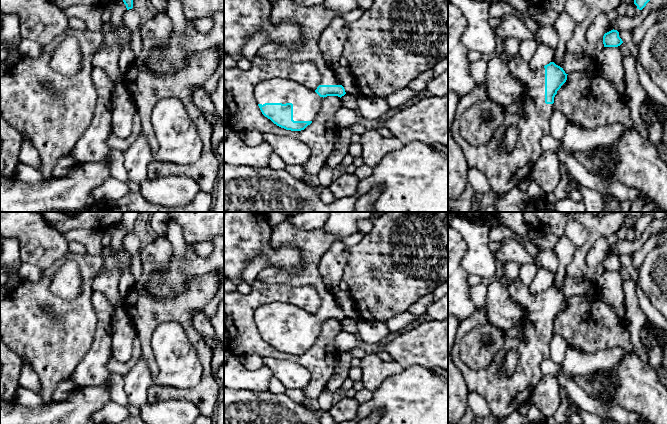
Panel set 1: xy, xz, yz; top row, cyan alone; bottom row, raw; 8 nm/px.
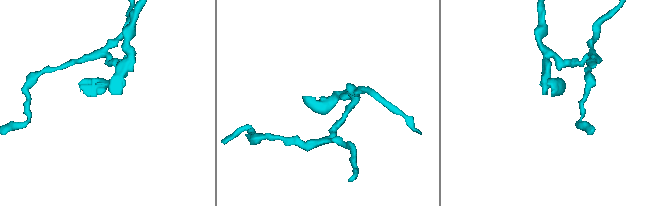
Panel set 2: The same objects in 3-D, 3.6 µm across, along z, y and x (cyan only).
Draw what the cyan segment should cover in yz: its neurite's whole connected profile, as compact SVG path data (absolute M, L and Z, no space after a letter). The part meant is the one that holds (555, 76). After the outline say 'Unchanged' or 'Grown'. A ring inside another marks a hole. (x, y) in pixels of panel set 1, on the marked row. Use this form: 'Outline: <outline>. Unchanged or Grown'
Outline: M519 55L506 64L510 74L523 84L523 92L517 102L522 105L525 116L512 115L503 107L504 120L495 130L490 142L481 146L469 144L460 133L460 122L465 110L488 98L487 91L481 84L460 98L450 129L468 166L480 170L486 176L495 195L505 194L517 187L540 159L544 152L541 138L550 134L554 97L568 75L554 62L532 69ZM512 124L517 126L519 138L513 150L506 152L501 144L501 136Z. Grown

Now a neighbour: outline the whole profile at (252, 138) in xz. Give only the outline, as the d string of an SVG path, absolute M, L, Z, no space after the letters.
M246 131L240 133L241 140L249 146L257 146L264 142L263 134L259 131Z

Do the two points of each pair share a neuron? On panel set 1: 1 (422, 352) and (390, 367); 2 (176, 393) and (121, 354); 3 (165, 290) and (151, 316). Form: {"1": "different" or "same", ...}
{"1": "different", "2": "different", "3": "different"}

